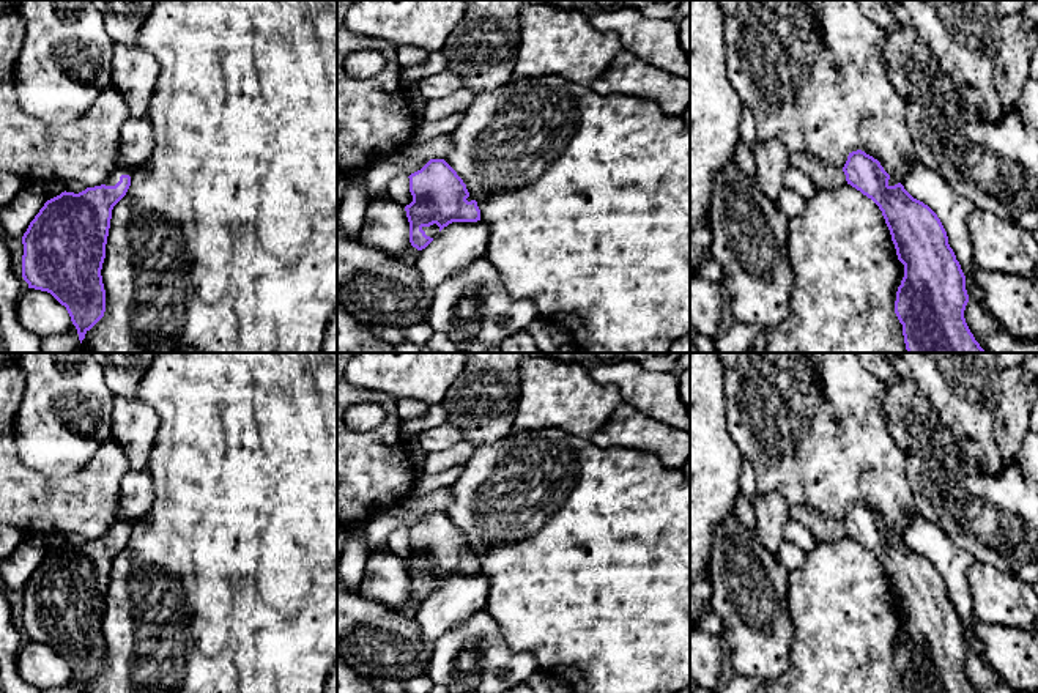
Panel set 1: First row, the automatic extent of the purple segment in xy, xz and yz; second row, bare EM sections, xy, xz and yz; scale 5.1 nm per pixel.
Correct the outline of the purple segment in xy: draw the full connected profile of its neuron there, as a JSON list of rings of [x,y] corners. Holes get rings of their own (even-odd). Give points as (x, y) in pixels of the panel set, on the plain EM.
[[[115,520],[104,537],[85,543],[61,545],[47,553],[22,589],[22,630],[28,641],[50,646],[66,660],[79,693],[104,669],[106,643],[102,616],[110,581],[112,562],[131,539],[129,520]]]

